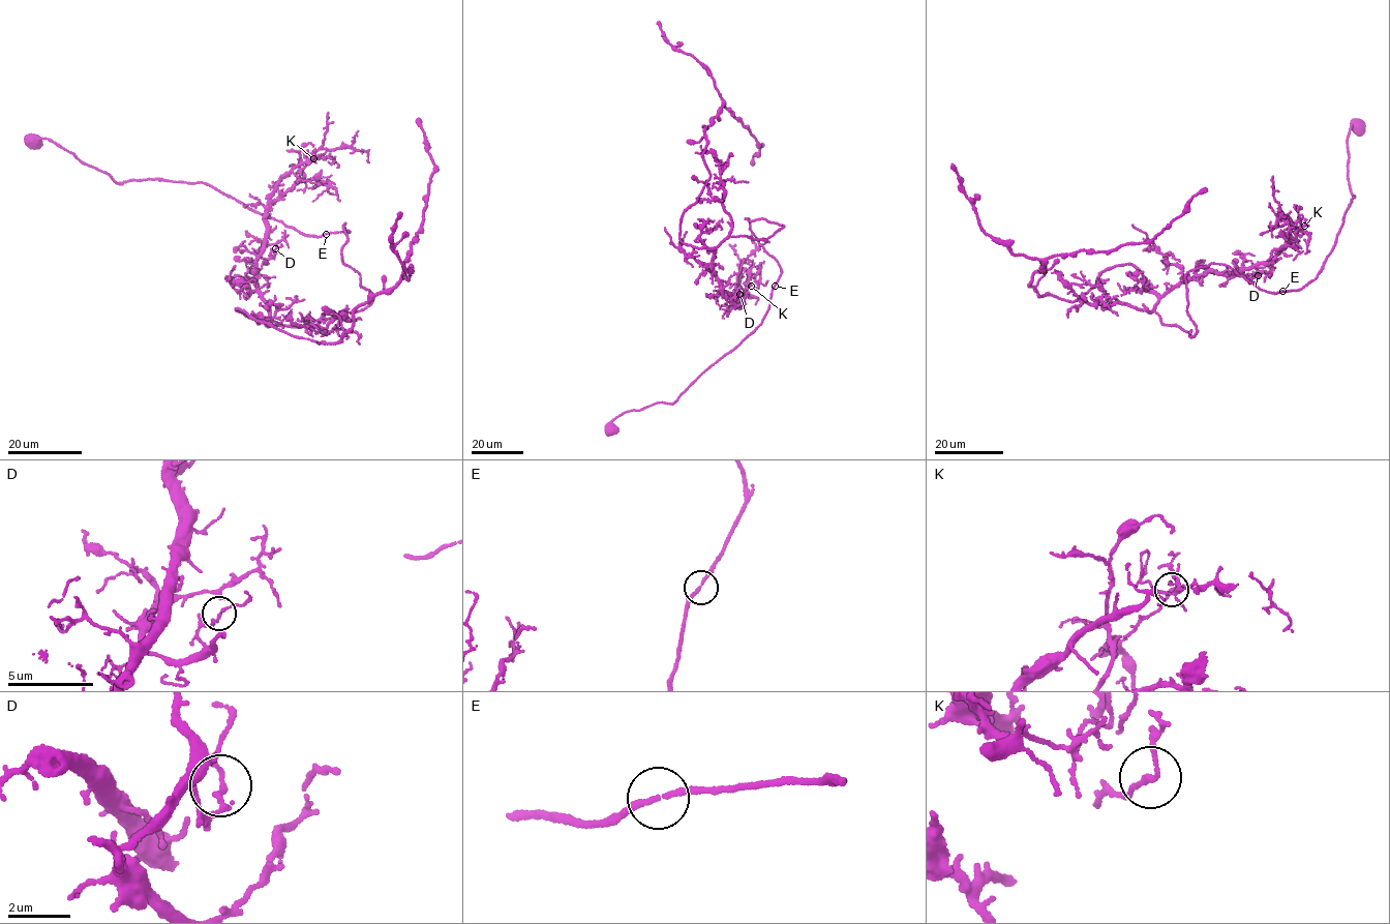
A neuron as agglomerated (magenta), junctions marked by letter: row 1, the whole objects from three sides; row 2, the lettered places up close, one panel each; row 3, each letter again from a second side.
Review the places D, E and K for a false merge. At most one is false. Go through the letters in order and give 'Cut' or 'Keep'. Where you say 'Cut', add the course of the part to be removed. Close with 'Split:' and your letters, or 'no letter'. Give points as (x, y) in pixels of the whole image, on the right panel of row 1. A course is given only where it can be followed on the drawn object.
D: Keep
E: Keep
K: Keep
Split: no letter

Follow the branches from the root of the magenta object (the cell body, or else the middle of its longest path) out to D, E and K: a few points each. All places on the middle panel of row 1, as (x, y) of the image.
D: (611, 429), (675, 403), (761, 324), (781, 268), (745, 218), (783, 226), (716, 247), (722, 292), (739, 294)
E: (611, 429), (611, 421), (626, 412), (657, 403), (676, 401), (701, 374), (761, 324), (774, 287)
K: (611, 429), (761, 323), (781, 268), (745, 218), (764, 218), (784, 227), (715, 250), (732, 302), (751, 286)

